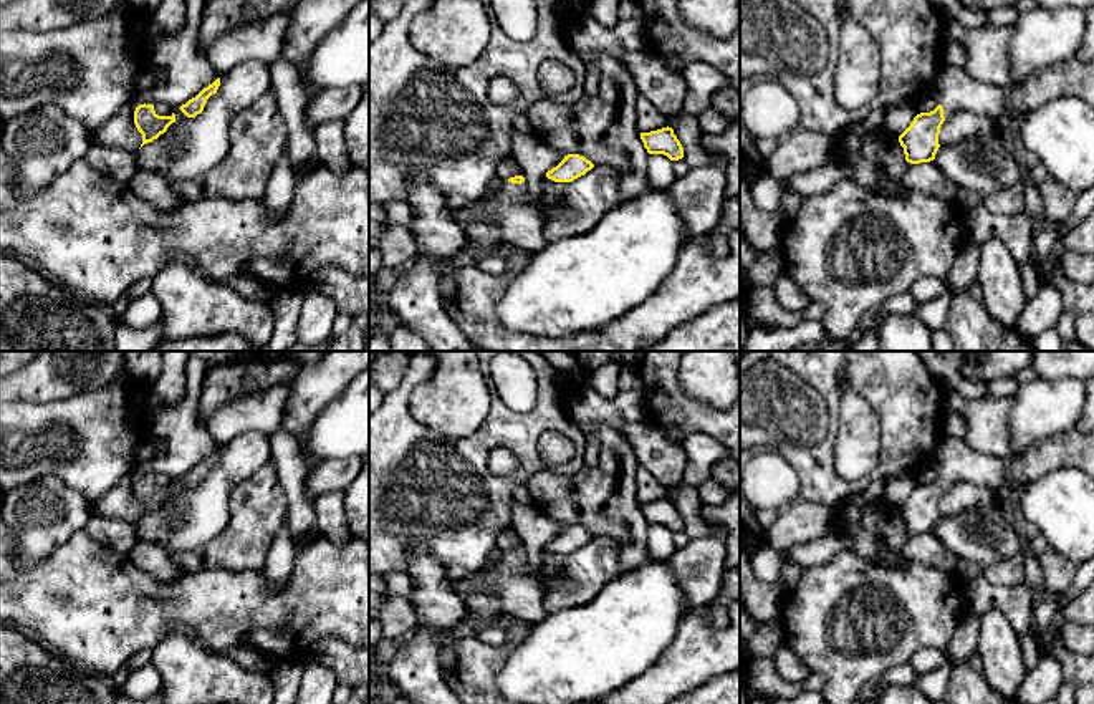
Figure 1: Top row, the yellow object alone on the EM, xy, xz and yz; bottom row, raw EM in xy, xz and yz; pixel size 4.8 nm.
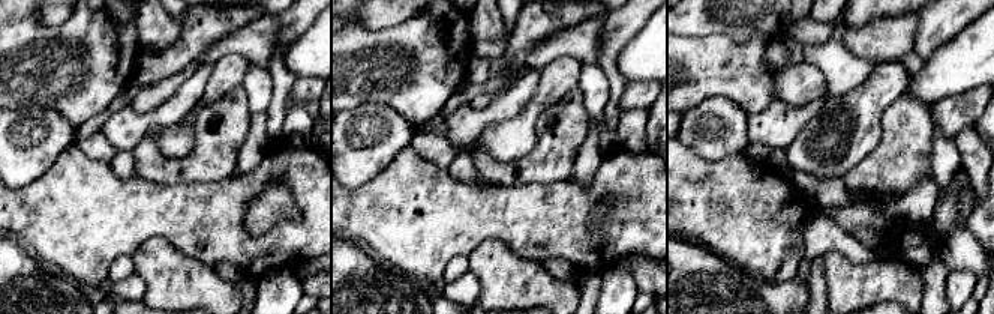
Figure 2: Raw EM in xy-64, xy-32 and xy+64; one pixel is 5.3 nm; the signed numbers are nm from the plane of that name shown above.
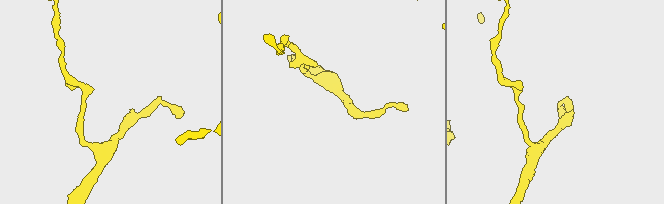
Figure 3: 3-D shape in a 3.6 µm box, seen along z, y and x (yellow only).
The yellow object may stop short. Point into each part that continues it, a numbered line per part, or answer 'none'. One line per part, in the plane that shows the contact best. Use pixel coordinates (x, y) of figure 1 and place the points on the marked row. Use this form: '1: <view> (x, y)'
1: xz (517, 216)

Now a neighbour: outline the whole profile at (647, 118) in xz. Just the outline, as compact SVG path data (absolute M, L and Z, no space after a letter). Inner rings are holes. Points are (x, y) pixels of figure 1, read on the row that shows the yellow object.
M644 96L636 99L636 124L641 133L667 128L667 116L657 111Z

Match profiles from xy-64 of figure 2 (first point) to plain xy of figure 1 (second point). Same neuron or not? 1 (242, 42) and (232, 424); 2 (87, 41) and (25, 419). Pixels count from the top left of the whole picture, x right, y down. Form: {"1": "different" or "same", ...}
{"1": "same", "2": "same"}

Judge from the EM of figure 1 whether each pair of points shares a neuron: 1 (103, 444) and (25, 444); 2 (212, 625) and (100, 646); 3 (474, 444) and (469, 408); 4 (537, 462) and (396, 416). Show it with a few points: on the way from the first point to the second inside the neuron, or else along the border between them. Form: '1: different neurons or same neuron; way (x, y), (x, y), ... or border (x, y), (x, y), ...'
1: same neuron; way (83, 444), (45, 444)
2: same neuron; way (184, 612), (134, 612), (128, 618)
3: different neurons; border (490, 400), (472, 433), (434, 431)
4: same neuron; way (502, 439), (485, 439), (474, 449), (431, 449)

